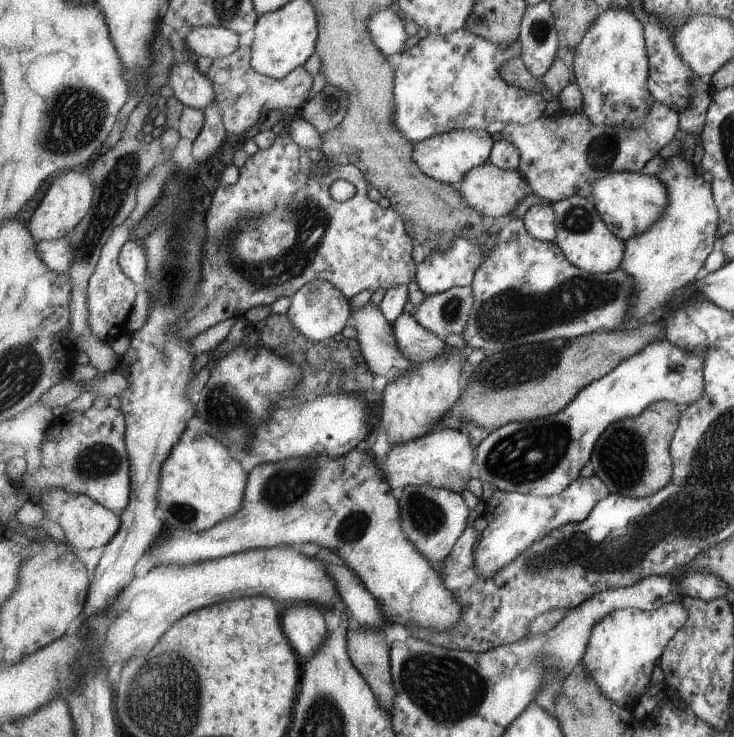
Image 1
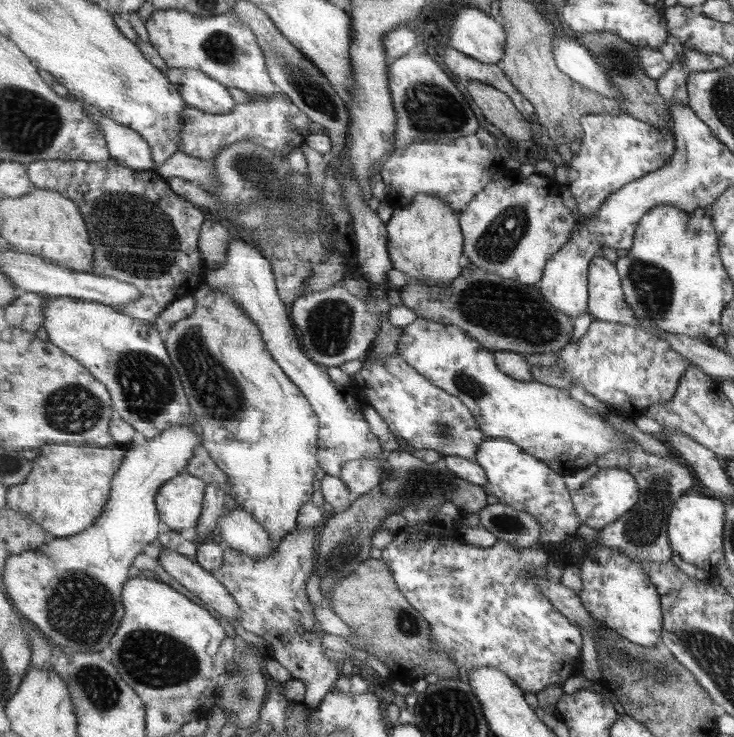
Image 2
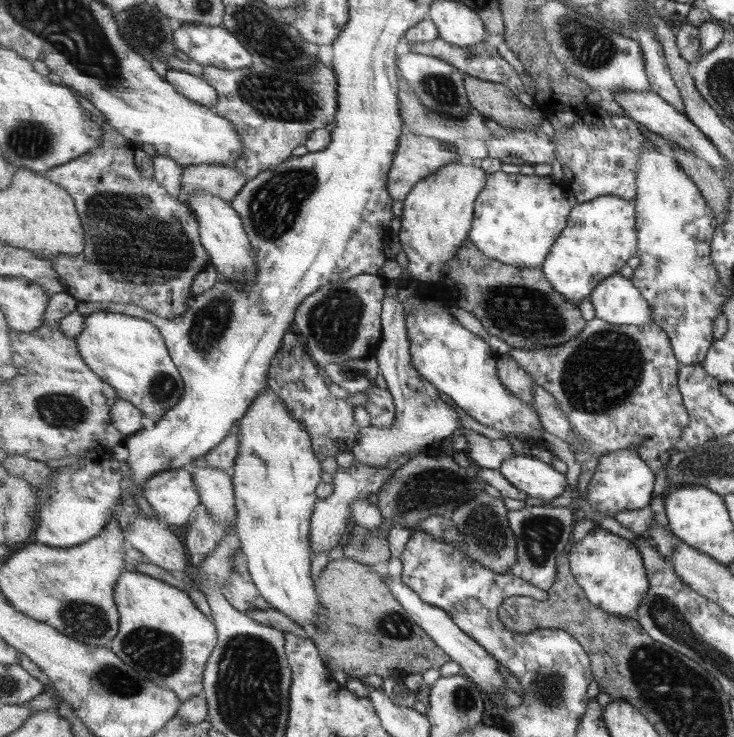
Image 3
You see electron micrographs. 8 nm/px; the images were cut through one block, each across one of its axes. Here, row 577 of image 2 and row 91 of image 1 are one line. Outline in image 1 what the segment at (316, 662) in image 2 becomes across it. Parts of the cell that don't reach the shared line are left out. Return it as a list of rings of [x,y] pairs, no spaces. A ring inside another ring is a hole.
[[[241,45],[235,53],[225,58],[214,59],[207,76],[213,80],[219,97],[219,110],[223,116],[225,128],[232,136],[249,134],[251,128],[257,127],[259,120],[267,118],[271,110],[287,108],[302,108],[309,100],[313,88],[313,76],[300,66],[287,74],[285,78],[277,79],[265,76],[256,71],[252,66],[252,46]],[[256,124],[256,125],[255,125]]]

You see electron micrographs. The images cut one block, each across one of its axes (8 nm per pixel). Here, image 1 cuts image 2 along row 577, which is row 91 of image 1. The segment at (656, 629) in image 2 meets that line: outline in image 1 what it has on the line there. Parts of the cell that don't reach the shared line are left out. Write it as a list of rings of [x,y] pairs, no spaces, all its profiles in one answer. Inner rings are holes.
[[[611,6],[601,12],[584,41],[575,48],[575,76],[584,92],[584,111],[597,126],[639,128],[649,116],[654,101],[648,86],[651,66],[645,25],[629,8]]]

